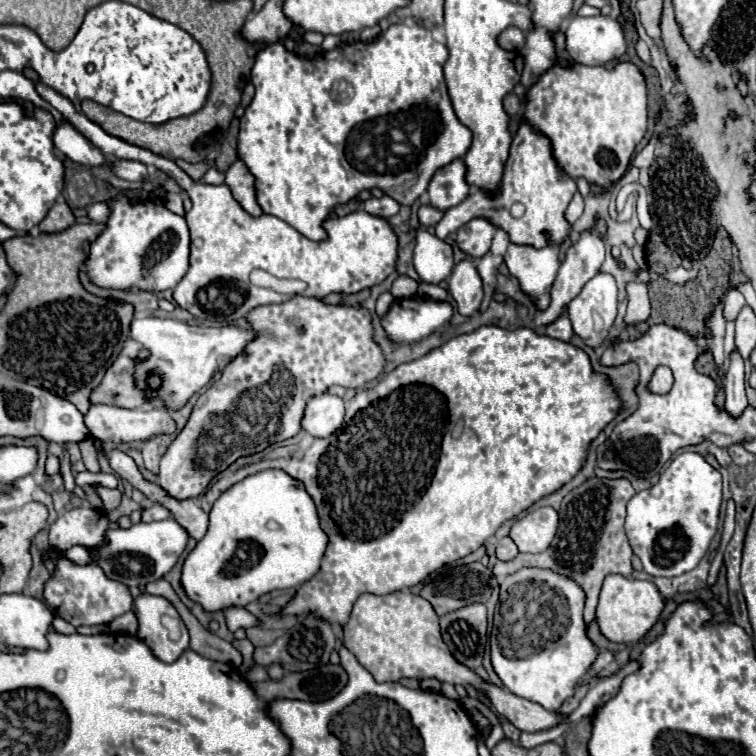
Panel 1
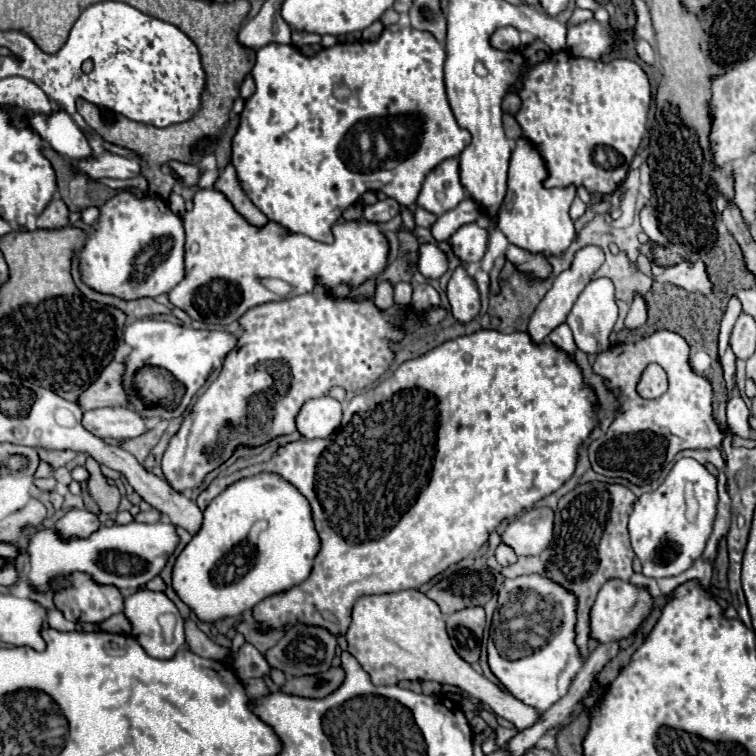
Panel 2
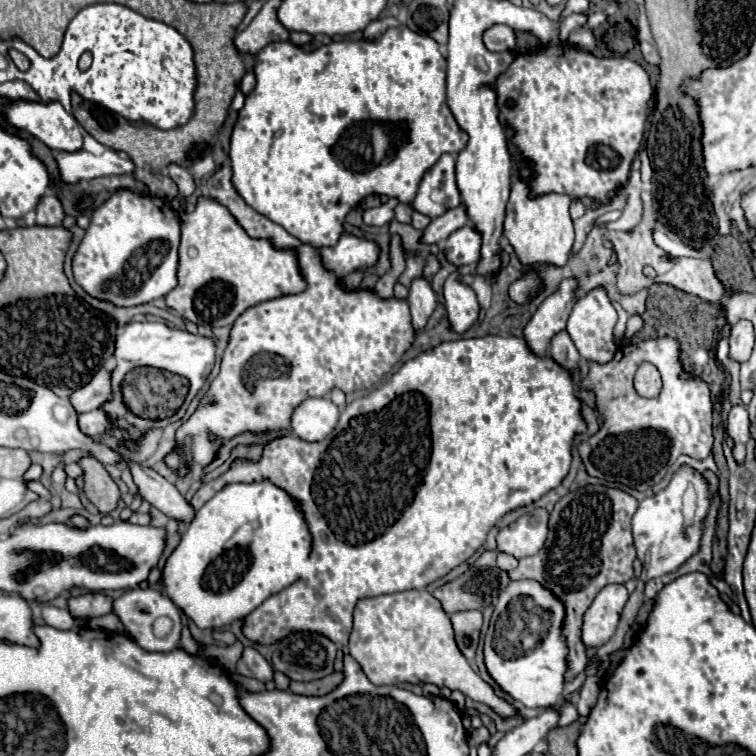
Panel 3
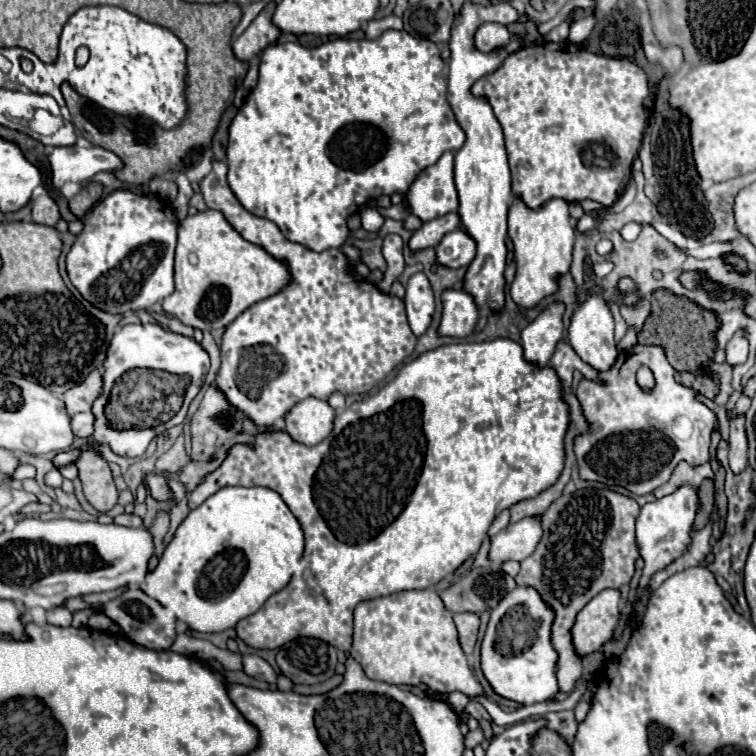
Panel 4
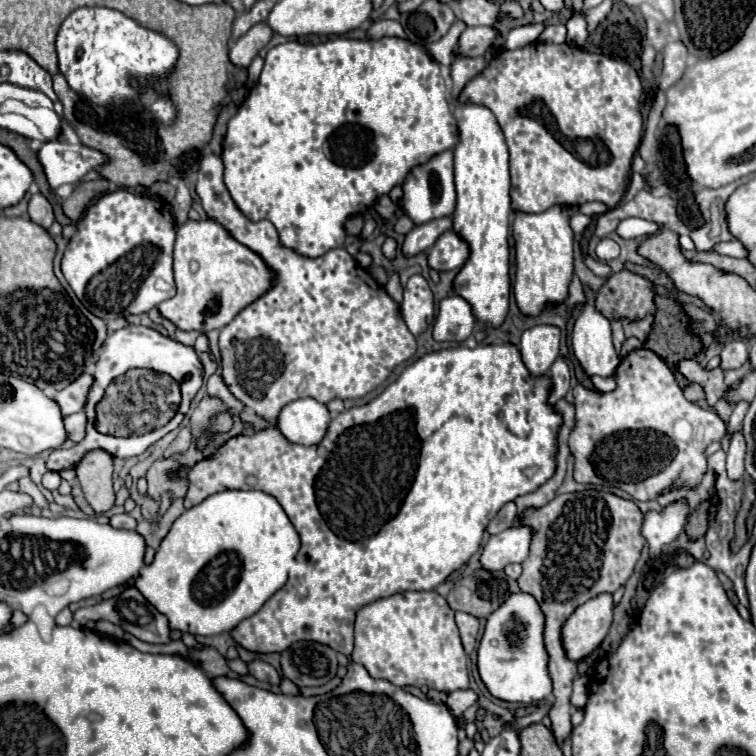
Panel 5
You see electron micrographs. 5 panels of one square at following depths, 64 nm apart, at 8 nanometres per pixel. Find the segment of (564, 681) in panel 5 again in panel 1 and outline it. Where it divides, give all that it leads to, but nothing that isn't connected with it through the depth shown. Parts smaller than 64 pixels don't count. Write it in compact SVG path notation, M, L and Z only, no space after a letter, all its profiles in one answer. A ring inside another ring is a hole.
M590 478L572 492L568 492L562 500L562 506L558 510L560 524L558 532L552 540L552 544L540 552L540 554L518 554L512 562L498 562L494 566L494 576L504 578L512 572L518 572L520 568L546 568L556 574L568 576L586 594L584 604L584 624L590 626L594 620L594 610L598 602L598 594L602 588L602 582L608 574L620 574L620 576L632 576L630 574L630 558L632 548L630 540L624 532L624 520L626 520L626 504L634 496L634 488L628 480L606 480L606 478Z

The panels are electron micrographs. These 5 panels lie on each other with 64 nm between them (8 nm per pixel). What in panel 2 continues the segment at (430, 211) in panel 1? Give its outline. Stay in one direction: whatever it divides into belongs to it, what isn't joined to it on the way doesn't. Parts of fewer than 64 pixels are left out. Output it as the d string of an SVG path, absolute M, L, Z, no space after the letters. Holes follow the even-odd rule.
M416 208L414 212L414 220L416 220L416 226L422 226L422 228L430 228L434 222L436 222L436 216L422 210L422 208Z

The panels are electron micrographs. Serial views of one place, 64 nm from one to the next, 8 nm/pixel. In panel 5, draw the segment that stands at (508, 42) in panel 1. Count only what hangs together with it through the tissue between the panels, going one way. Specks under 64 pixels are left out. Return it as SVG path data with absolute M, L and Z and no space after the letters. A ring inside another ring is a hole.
M492 26L466 28L460 34L452 54L456 56L456 52L460 52L460 56L482 56L494 38L496 38L496 30Z

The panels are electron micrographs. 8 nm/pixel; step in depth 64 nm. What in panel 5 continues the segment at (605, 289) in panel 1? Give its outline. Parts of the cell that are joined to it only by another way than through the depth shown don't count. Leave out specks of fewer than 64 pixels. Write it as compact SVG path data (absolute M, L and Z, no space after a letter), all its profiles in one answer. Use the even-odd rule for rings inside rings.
M588 300L572 330L572 352L588 378L612 378L620 364L620 356L612 346L612 326Z

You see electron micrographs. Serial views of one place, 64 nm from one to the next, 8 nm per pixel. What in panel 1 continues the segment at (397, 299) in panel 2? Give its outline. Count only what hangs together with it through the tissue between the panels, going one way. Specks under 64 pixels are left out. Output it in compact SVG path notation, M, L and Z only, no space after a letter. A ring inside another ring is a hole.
M400 274L393 282L390 292L395 299L404 299L413 297L417 292L419 283L412 278Z

